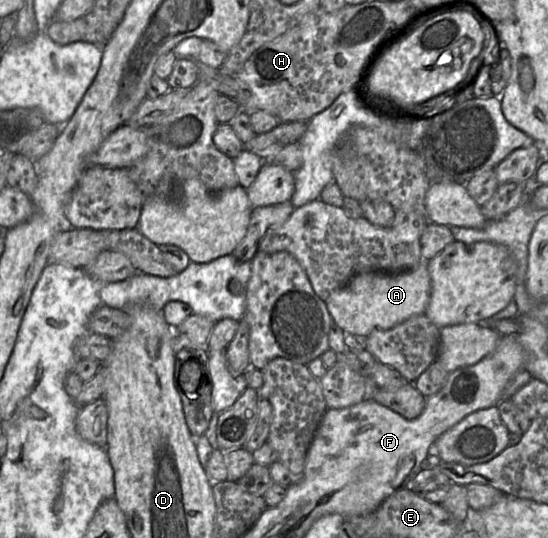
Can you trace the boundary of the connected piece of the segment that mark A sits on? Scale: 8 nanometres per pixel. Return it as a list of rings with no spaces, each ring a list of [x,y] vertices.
[[[427,262],[400,272],[367,272],[353,277],[345,286],[333,291],[325,303],[333,321],[345,332],[368,336],[374,330],[387,330],[414,315],[424,314],[431,293]]]

